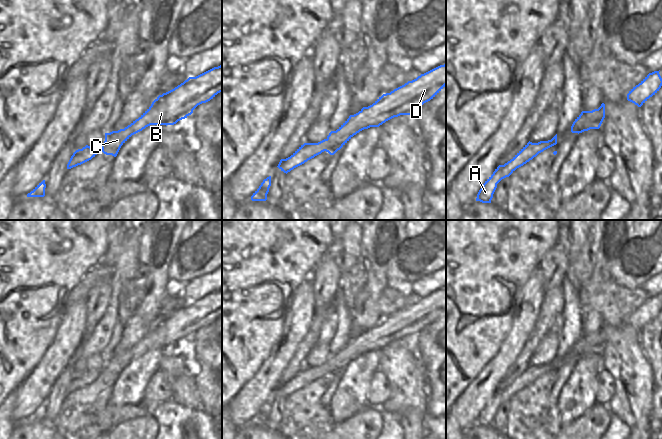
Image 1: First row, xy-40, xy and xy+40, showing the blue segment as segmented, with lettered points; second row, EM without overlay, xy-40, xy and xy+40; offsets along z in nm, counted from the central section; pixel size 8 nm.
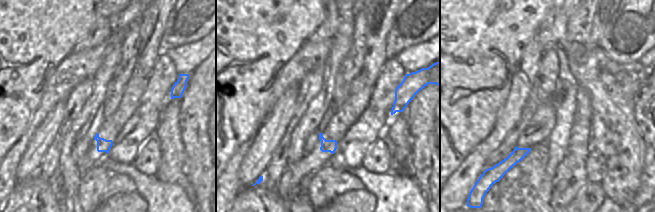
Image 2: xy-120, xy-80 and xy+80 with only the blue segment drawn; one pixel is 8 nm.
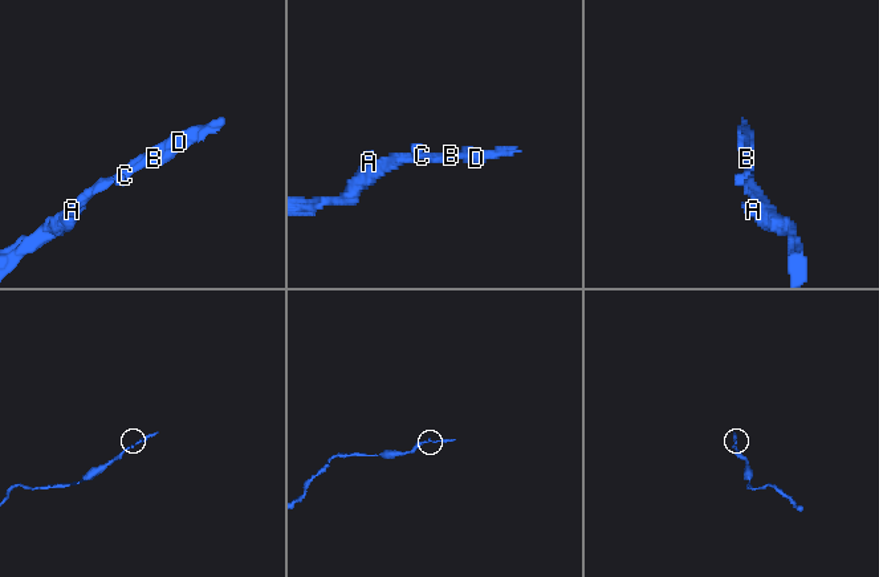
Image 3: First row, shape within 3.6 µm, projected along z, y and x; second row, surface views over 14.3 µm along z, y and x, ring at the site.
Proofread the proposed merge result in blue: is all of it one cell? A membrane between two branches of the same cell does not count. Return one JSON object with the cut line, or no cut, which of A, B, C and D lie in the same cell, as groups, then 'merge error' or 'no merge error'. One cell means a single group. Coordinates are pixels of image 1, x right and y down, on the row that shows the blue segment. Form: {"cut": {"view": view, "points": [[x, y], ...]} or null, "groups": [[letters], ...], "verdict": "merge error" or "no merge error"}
{"cut": null, "groups": [["A", "B", "C", "D"]], "verdict": "no merge error"}

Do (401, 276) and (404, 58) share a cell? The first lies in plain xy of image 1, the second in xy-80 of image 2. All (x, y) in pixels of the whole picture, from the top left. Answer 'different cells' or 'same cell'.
different cells

